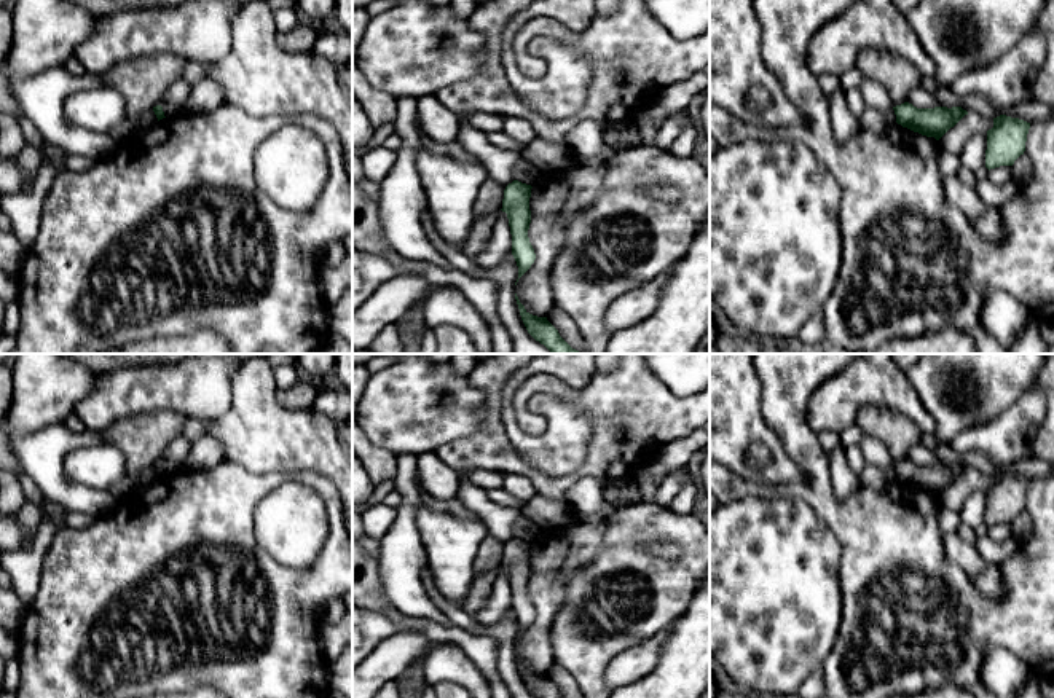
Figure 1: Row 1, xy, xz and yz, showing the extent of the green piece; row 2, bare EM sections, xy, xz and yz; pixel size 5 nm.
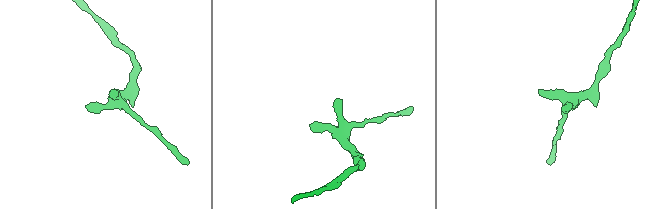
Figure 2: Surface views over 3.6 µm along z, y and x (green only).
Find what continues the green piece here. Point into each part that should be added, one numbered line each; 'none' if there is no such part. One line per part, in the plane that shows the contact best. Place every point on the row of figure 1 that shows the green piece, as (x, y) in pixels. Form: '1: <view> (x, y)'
none

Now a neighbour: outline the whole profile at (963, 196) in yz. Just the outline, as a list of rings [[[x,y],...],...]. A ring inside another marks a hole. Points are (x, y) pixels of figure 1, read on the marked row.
[[[944,175],[942,191],[947,201],[958,207],[973,223],[987,212],[989,206],[981,199],[976,186],[963,183],[957,175]]]

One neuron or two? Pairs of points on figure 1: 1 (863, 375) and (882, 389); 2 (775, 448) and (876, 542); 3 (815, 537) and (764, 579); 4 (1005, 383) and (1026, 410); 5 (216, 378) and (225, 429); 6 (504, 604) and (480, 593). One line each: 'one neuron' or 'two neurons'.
1: one neuron
2: two neurons
3: one neuron
4: two neurons
5: two neurons
6: two neurons

